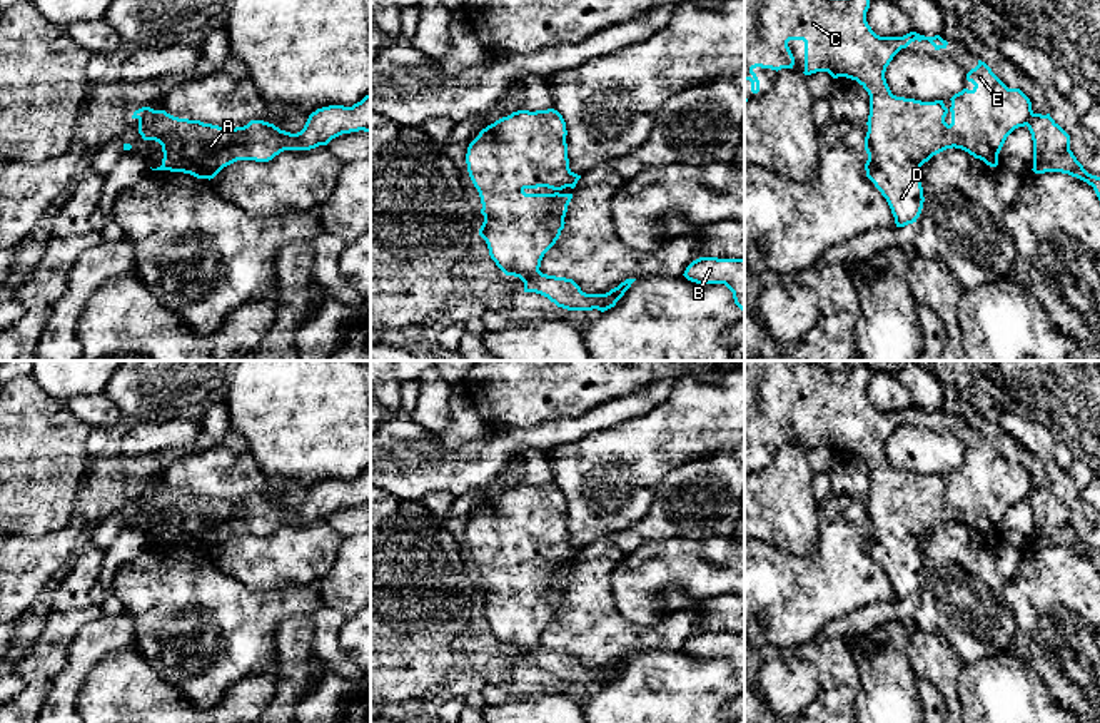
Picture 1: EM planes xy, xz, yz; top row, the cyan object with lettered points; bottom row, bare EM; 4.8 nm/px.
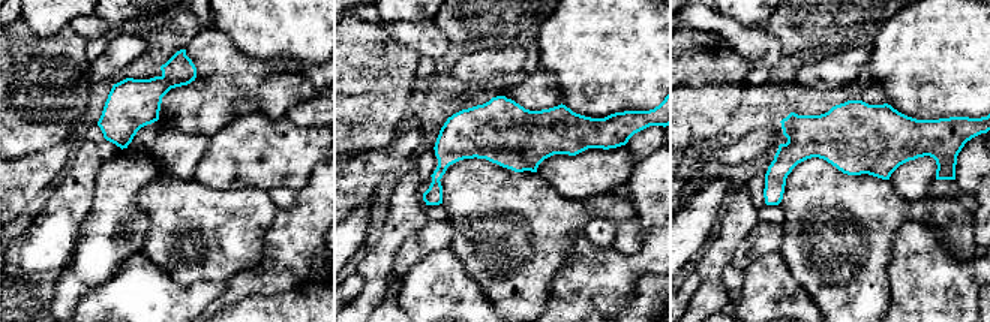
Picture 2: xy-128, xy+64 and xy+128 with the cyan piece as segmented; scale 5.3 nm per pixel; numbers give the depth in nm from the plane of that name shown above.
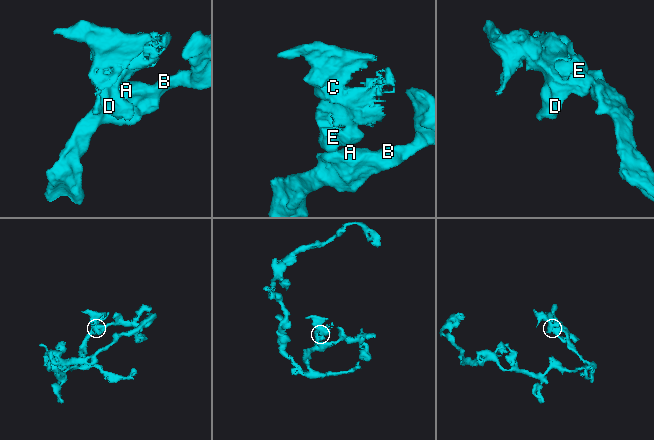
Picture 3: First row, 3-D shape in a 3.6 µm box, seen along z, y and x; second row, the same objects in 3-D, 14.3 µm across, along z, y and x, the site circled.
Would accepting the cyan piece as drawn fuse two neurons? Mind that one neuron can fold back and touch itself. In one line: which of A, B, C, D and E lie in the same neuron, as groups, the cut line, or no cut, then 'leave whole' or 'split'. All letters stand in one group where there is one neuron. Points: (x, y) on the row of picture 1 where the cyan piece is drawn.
groups A B / C D E; cut xy (161, 111), (139, 119); split

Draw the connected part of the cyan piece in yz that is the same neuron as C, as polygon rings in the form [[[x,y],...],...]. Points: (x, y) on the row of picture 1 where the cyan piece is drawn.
[[[744,0],[744,80],[749,80],[751,92],[758,94],[759,80],[753,72],[756,67],[776,72],[781,68],[793,68],[795,57],[788,47],[790,40],[805,42],[805,75],[828,72],[833,78],[846,77],[856,80],[870,95],[868,132],[865,137],[865,150],[868,154],[865,164],[866,177],[886,199],[896,227],[905,227],[916,222],[923,209],[921,165],[925,162],[933,155],[955,147],[983,160],[990,167],[997,167],[998,154],[1007,137],[1015,129],[1028,125],[1033,110],[1030,99],[1020,88],[1008,88],[981,60],[978,60],[978,65],[966,73],[966,80],[975,87],[955,94],[950,99],[950,109],[945,107],[943,100],[921,102],[893,95],[886,83],[885,72],[901,48],[906,48],[915,40],[928,40],[935,50],[940,50],[946,48],[948,42],[940,35],[925,37],[916,32],[910,32],[903,37],[880,37],[866,22],[868,8],[870,0]]]

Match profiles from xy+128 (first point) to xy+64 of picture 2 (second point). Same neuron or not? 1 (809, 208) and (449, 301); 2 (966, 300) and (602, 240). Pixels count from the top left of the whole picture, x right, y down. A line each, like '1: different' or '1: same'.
1: different
2: different

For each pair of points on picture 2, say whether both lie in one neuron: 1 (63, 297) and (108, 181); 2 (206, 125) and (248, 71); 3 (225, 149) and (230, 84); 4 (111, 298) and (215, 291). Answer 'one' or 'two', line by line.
1: one
2: one
3: two
4: one

